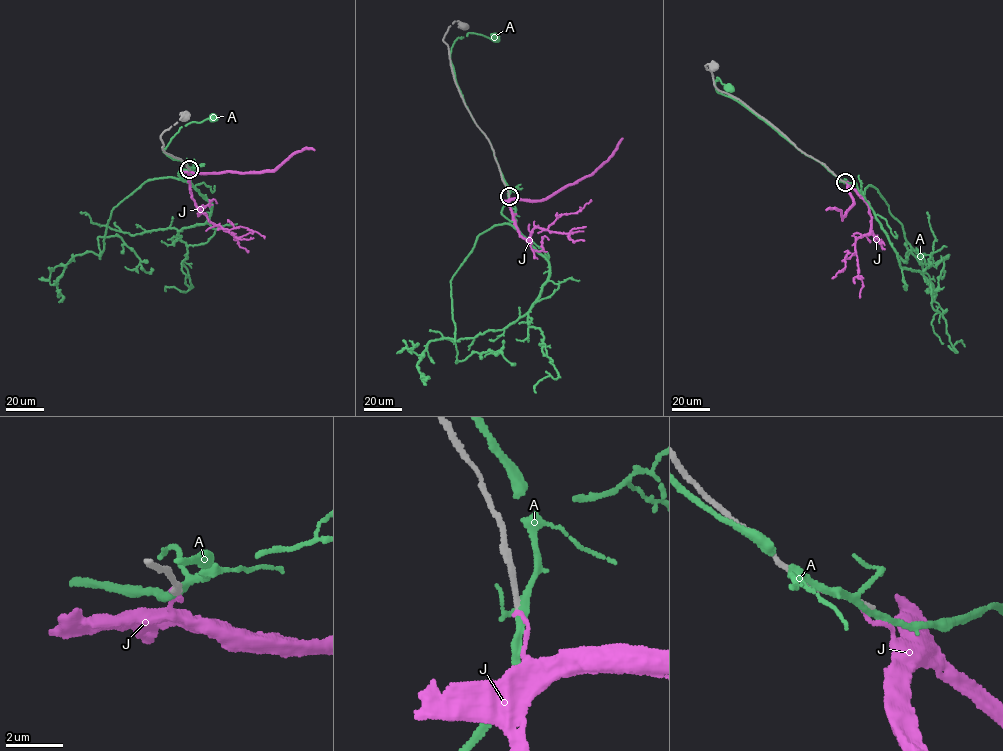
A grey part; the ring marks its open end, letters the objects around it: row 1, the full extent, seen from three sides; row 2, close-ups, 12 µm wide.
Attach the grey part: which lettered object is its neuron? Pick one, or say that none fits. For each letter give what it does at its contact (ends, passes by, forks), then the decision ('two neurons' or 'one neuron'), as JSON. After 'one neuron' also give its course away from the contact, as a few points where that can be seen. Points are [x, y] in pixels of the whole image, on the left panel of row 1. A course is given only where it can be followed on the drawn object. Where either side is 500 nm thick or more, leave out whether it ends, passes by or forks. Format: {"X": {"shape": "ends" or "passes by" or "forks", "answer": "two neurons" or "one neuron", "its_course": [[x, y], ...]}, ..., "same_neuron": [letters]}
{"A": {"shape": "forks", "answer": "two neurons"}, "J": {"shape": "ends", "answer": "two neurons"}, "same_neuron": []}

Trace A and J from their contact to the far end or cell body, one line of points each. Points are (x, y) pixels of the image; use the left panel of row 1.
A: (189, 170), (186, 163), (172, 159), (162, 149), (181, 126), (213, 118)
J: (189, 169), (191, 197), (207, 218), (223, 229), (247, 227), (264, 238)

